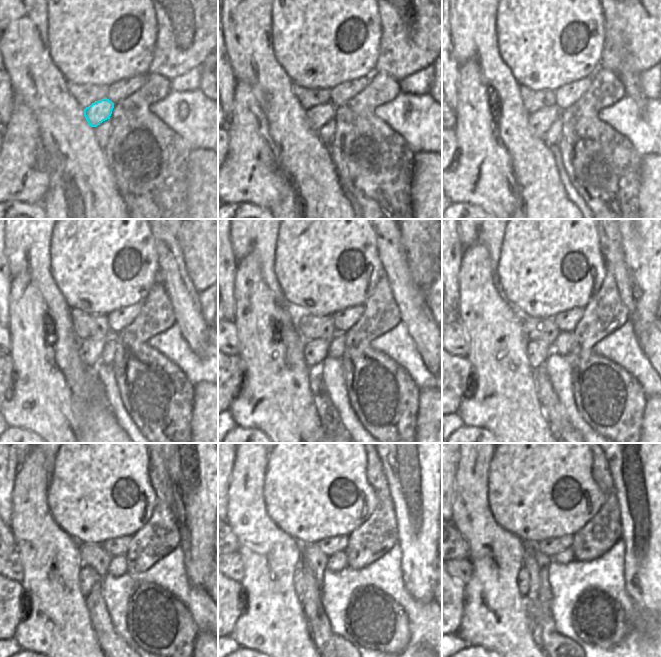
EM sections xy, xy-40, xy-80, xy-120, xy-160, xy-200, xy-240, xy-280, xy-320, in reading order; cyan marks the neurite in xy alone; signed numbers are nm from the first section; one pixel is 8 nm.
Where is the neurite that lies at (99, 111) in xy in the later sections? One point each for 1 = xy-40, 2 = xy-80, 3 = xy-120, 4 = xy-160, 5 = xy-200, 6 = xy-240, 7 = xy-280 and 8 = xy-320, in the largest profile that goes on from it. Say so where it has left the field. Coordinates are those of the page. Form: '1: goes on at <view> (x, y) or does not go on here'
1: goes on at xy-40 (318, 115)
2: goes on at xy-80 (539, 121)
3: goes on at xy-120 (89, 350)
4: goes on at xy-160 (314, 351)
5: goes on at xy-200 (537, 351)
6: goes on at xy-240 (87, 577)
7: goes on at xy-280 (299, 573)
8: goes on at xy-320 (522, 579)

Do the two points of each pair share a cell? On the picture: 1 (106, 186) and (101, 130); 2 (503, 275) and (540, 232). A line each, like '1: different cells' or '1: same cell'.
1: different cells
2: same cell

